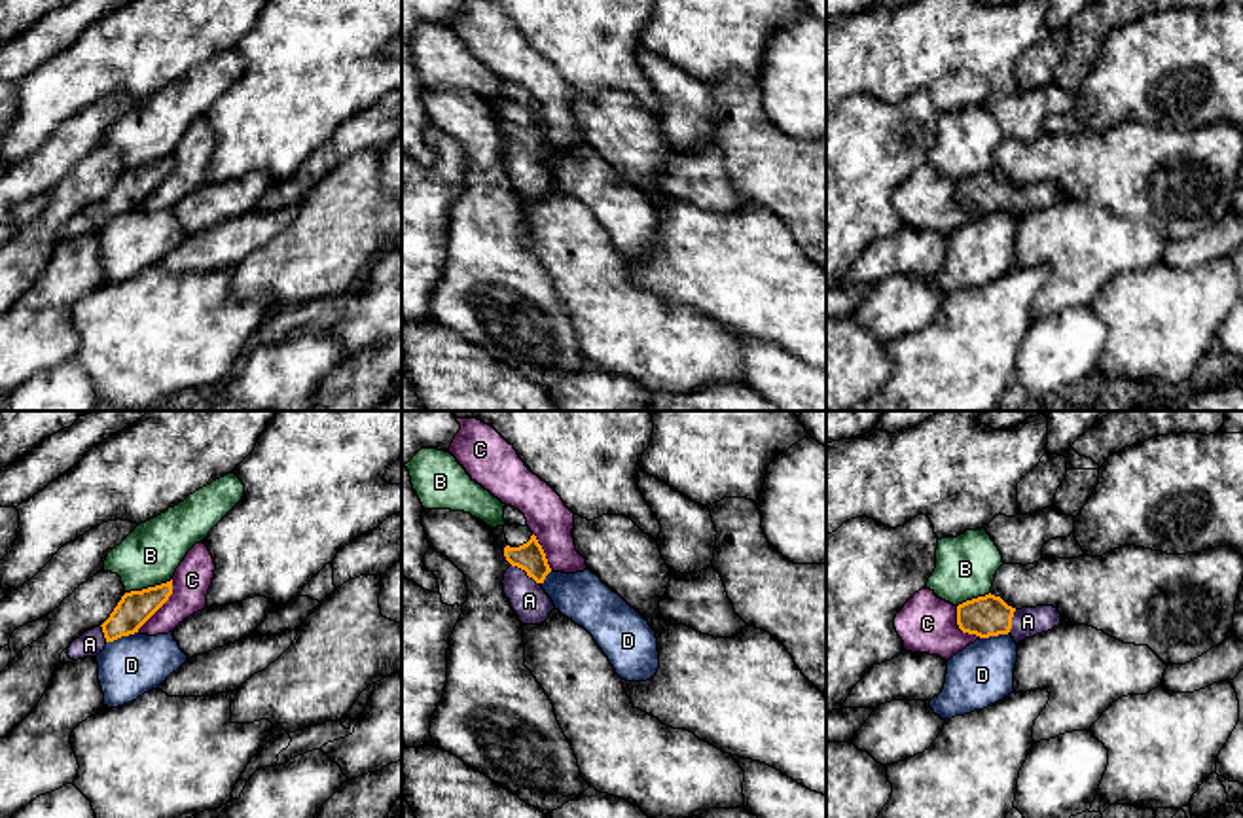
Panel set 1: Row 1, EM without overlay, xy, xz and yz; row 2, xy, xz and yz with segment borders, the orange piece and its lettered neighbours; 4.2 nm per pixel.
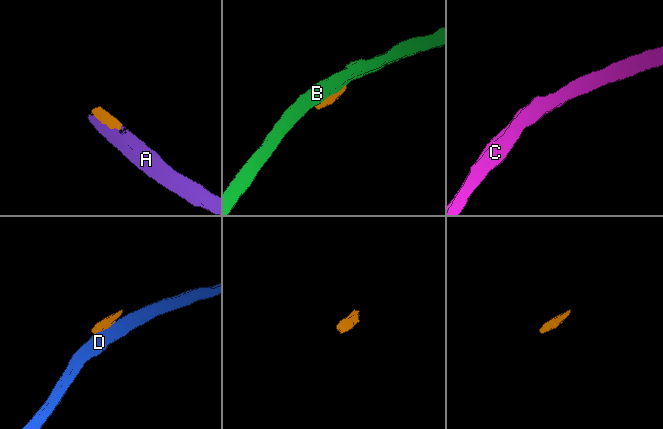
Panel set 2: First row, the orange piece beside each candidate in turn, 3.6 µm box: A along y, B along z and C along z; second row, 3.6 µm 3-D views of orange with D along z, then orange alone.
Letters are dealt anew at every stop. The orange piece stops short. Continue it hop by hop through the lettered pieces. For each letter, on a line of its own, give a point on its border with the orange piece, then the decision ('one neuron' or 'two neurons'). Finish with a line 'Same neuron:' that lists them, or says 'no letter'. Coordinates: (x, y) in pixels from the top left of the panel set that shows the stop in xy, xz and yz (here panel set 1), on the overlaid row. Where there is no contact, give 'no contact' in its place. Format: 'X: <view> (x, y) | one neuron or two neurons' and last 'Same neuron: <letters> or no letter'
A: xz (525, 570) | one neuron
B: xy (148, 587) | two neurons
C: xy (162, 604) | two neurons
D: xy (122, 635) | two neurons
Same neuron: A

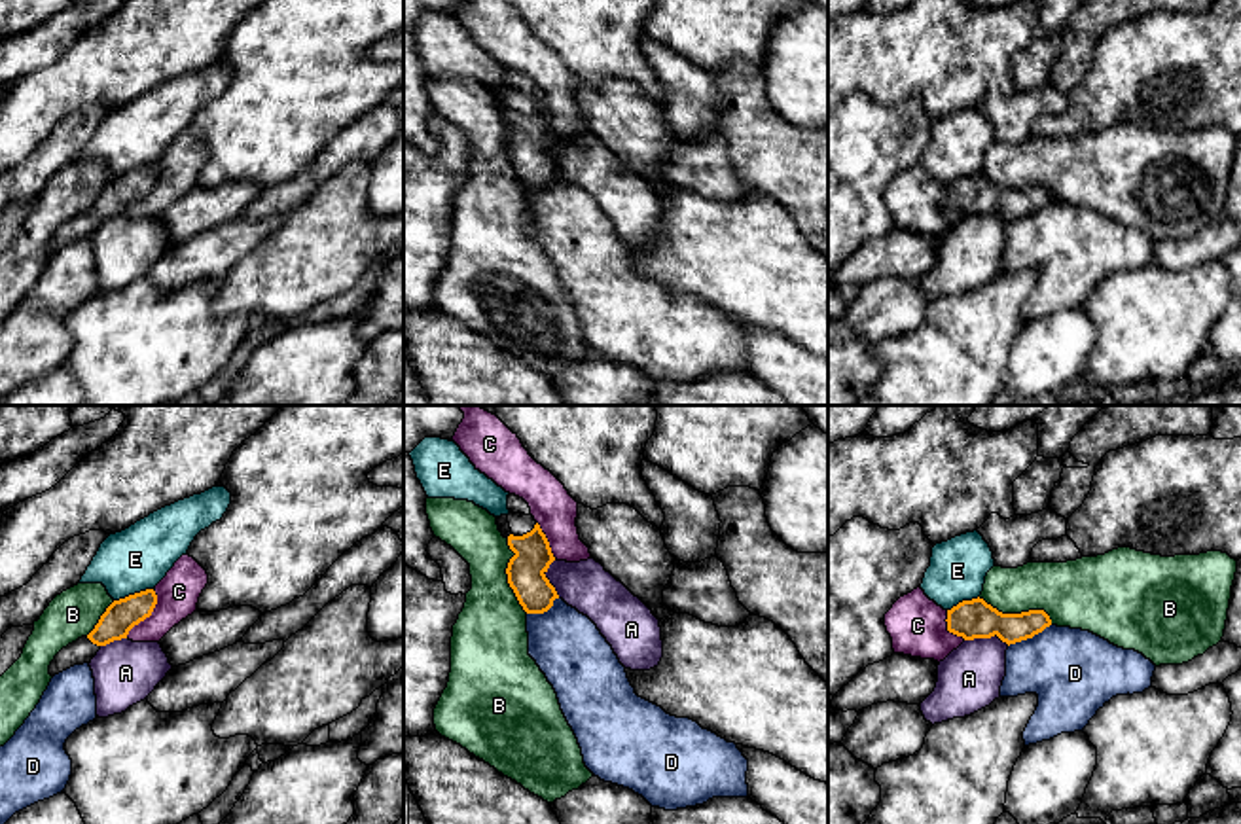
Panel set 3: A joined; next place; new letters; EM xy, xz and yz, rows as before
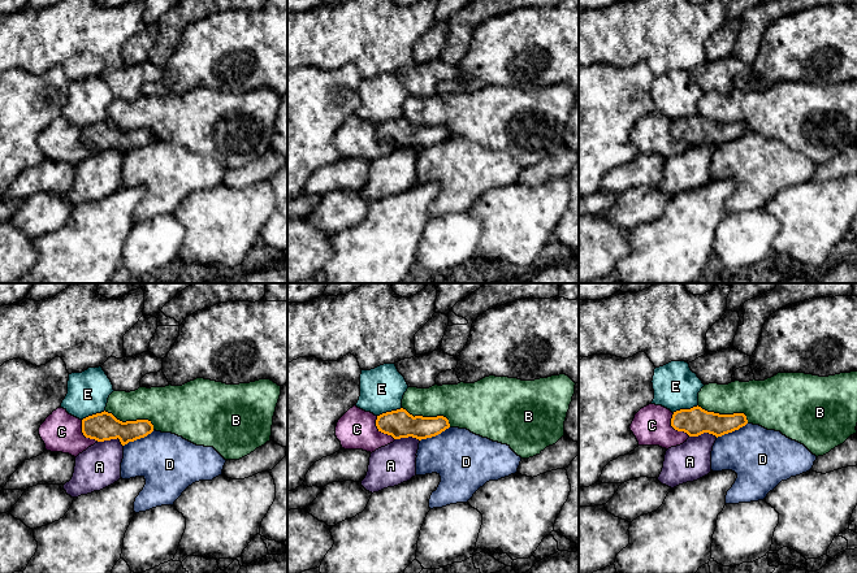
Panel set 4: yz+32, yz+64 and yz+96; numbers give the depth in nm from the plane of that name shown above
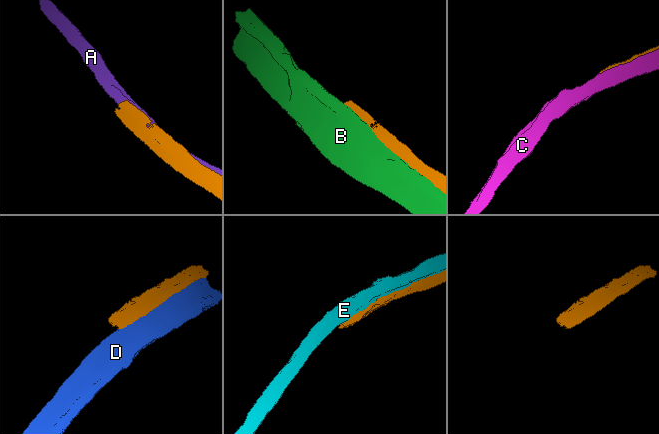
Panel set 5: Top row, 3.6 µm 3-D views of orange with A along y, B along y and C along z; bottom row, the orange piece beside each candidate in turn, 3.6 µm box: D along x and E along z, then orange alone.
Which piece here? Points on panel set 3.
A: yz (988, 637) | two neurons
B: yz (1018, 614) | two neurons
C: xy (148, 616) | two neurons
D: yz (1029, 637) | two neurons
E: xy (135, 593) | two neurons
Same neuron: no letter

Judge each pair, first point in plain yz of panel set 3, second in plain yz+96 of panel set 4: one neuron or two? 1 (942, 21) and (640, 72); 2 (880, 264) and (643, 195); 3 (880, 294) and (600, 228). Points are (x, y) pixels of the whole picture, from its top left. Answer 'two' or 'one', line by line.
1: two
2: two
3: two

